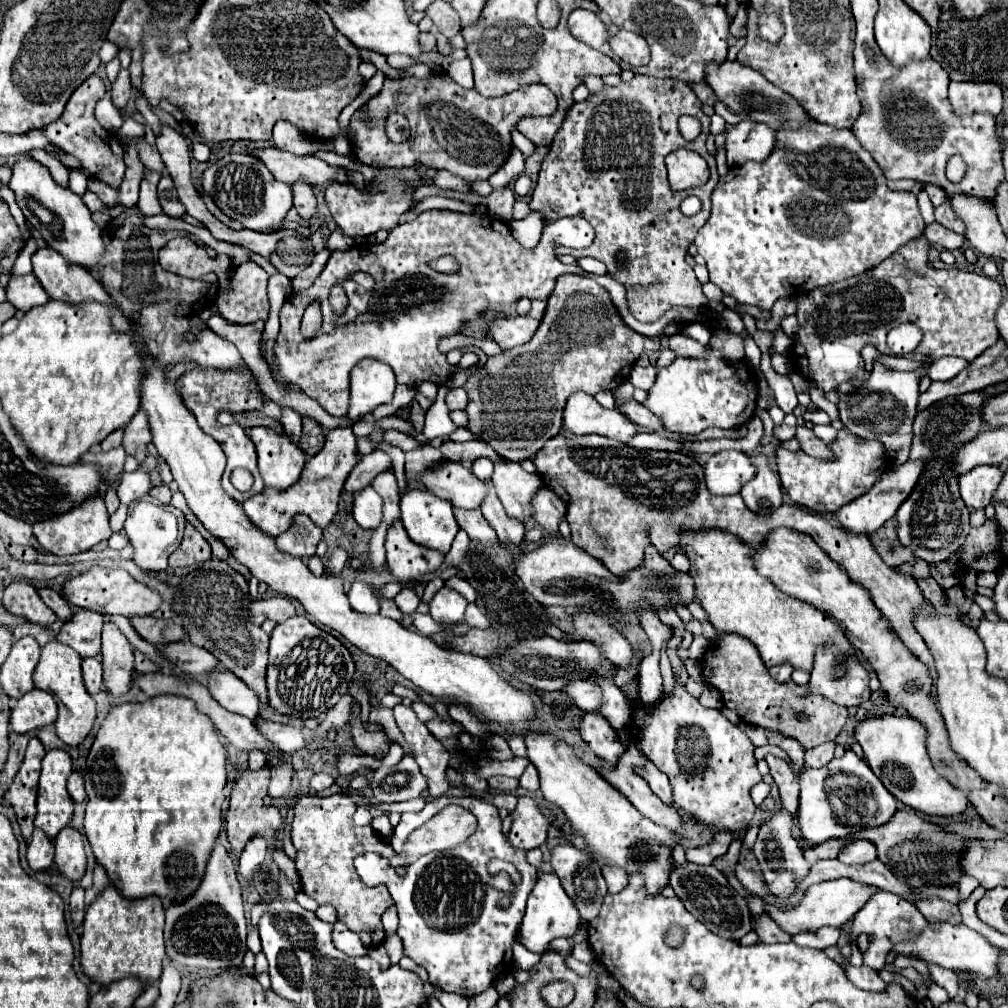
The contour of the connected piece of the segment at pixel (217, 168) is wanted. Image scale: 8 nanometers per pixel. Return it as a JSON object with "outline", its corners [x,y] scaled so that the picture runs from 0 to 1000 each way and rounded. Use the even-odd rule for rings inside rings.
{"outline":[[[226,152],[208,162],[200,172],[200,188],[212,197],[216,207],[250,229],[276,229],[290,205],[290,188],[270,176],[264,164],[248,152]]]}

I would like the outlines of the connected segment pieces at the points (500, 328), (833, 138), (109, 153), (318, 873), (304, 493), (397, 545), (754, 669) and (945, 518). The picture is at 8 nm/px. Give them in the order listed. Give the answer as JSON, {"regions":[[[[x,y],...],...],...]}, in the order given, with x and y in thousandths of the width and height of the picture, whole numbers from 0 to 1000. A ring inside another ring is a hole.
{"regions":[[[[530,299],[528,307],[522,314],[492,314],[490,318],[486,318],[482,322],[486,328],[486,334],[498,346],[508,346],[508,344],[524,340],[526,334],[530,332],[530,328],[534,326],[540,307],[542,307],[542,301]]],[[[806,120],[806,124],[798,124],[798,128],[790,132],[772,132],[772,144],[762,156],[762,160],[750,162],[750,160],[740,160],[738,164],[724,166],[724,170],[714,176],[708,191],[706,191],[706,213],[700,219],[700,223],[692,229],[690,233],[690,247],[692,251],[700,257],[700,265],[704,269],[704,279],[712,283],[720,293],[728,295],[734,303],[750,303],[754,307],[766,307],[770,297],[774,295],[790,295],[796,291],[806,289],[808,285],[817,285],[829,279],[837,279],[841,275],[853,273],[865,265],[869,265],[873,259],[883,255],[893,243],[897,243],[901,237],[909,237],[915,233],[917,227],[917,217],[913,215],[911,203],[909,203],[909,193],[899,191],[899,189],[885,189],[879,184],[879,176],[871,162],[865,158],[865,154],[853,146],[849,140],[847,132],[843,128],[825,128],[823,124],[813,124],[812,120]]],[[[89,74],[71,92],[71,96],[65,102],[65,108],[63,108],[62,116],[44,128],[44,134],[60,150],[75,156],[81,162],[79,168],[87,176],[93,176],[93,178],[117,188],[121,178],[123,178],[123,170],[125,170],[125,164],[123,164],[123,158],[121,158],[121,144],[119,144],[119,139],[107,128],[103,128],[97,122],[97,118],[93,116],[93,106],[97,102],[97,98],[101,98],[103,94],[105,94],[105,86],[101,82],[101,78],[97,74]]],[[[302,789],[292,799],[292,813],[290,813],[290,836],[294,840],[294,862],[300,874],[300,884],[313,892],[317,898],[325,896],[331,898],[335,906],[335,914],[357,928],[363,939],[375,939],[381,934],[379,922],[379,906],[389,898],[389,890],[385,882],[379,880],[363,880],[351,860],[351,852],[359,846],[371,844],[383,850],[389,856],[389,850],[395,850],[387,836],[377,832],[377,828],[365,818],[355,820],[351,818],[349,811],[354,803],[345,789]]],[[[347,424],[327,426],[327,428],[323,428],[321,443],[304,459],[298,477],[294,481],[290,481],[290,485],[286,485],[286,489],[274,489],[274,485],[270,485],[270,489],[256,489],[254,493],[242,497],[240,505],[242,505],[244,513],[260,529],[266,529],[268,533],[276,533],[278,529],[282,529],[294,509],[306,511],[315,523],[321,525],[333,511],[341,475],[345,473],[347,465],[353,463],[355,457],[357,457],[357,453],[353,447],[353,434],[351,434],[349,426]]],[[[393,517],[385,525],[383,533],[383,557],[387,568],[399,576],[417,576],[423,568],[431,568],[437,564],[440,551],[429,549],[429,545],[421,545],[419,541],[413,541],[407,537],[407,533],[401,529],[401,523],[397,517]]],[[[714,628],[712,640],[700,646],[694,660],[700,672],[700,680],[712,684],[718,699],[730,705],[736,715],[788,731],[798,739],[798,743],[827,735],[841,713],[839,701],[833,701],[813,689],[798,689],[798,682],[792,682],[786,674],[780,678],[772,678],[770,674],[766,674],[760,660],[754,656],[750,642],[736,632]],[[790,707],[798,707],[800,713],[794,715]]],[[[964,388],[964,390],[950,392],[950,394],[940,394],[937,398],[931,398],[929,402],[923,402],[921,406],[911,410],[907,416],[907,422],[905,422],[907,432],[905,432],[905,443],[903,443],[901,455],[915,457],[917,467],[915,467],[909,483],[901,491],[901,495],[889,507],[889,517],[891,517],[891,537],[897,543],[903,543],[909,553],[913,553],[921,559],[935,559],[940,553],[944,553],[944,549],[956,539],[956,533],[962,527],[962,519],[960,519],[962,507],[958,505],[958,501],[952,493],[952,487],[950,487],[950,471],[946,469],[946,455],[954,441],[958,441],[960,438],[964,438],[968,432],[972,432],[978,426],[978,420],[974,416],[974,404],[984,394],[988,394],[988,392],[982,392],[978,388]]]]}

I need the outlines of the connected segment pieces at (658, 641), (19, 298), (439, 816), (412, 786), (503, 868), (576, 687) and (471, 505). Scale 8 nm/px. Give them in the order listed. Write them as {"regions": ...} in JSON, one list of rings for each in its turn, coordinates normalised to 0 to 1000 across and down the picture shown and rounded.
{"regions":[[[[645,602],[637,606],[635,620],[639,622],[639,626],[641,626],[641,630],[643,630],[645,638],[647,638],[647,646],[655,648],[659,636],[661,636],[663,632],[667,632],[667,622],[659,620],[659,618],[649,610],[649,606],[647,606]]],[[[34,273],[12,275],[6,285],[6,291],[8,291],[8,299],[16,303],[16,307],[20,309],[30,309],[36,303],[48,301],[48,293]]],[[[442,799],[405,830],[399,846],[405,854],[401,856],[409,856],[427,844],[440,844],[460,836],[472,824],[472,818],[474,814],[466,805],[456,799]]],[[[407,749],[391,761],[377,761],[365,771],[369,787],[379,797],[395,797],[417,791],[425,783],[425,773],[417,767],[417,761]]],[[[488,852],[488,854],[484,856],[484,866],[486,866],[486,868],[492,868],[492,866],[504,866],[510,880],[514,880],[514,876],[516,876],[516,866],[514,866],[506,856],[496,854],[496,852]]],[[[569,676],[567,680],[563,680],[562,688],[571,695],[571,699],[575,699],[575,703],[585,705],[585,707],[593,707],[595,699],[597,699],[597,682],[593,680],[593,676]]],[[[438,455],[437,465],[423,467],[419,479],[427,489],[446,497],[456,505],[478,505],[480,493],[484,491],[484,481],[470,473],[462,463],[450,457]]]]}

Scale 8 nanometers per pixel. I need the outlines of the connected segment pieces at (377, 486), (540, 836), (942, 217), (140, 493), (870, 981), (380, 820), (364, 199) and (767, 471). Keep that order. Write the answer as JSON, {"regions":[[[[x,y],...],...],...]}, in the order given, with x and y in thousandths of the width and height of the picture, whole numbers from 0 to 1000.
{"regions":[[[[387,467],[377,469],[377,471],[369,477],[368,482],[371,483],[371,487],[373,487],[375,491],[379,491],[381,497],[385,497],[385,499],[395,499],[397,493],[399,493],[399,489],[395,487],[393,473],[391,473],[391,469],[387,469]]],[[[514,791],[514,799],[506,807],[506,811],[508,822],[504,830],[510,840],[530,842],[544,832],[544,822],[548,816],[542,813],[528,791]]],[[[938,197],[938,201],[937,201],[935,205],[931,205],[929,219],[931,219],[933,223],[937,223],[937,225],[940,225],[940,227],[952,231],[952,233],[956,233],[956,221],[944,211],[944,207],[942,207],[942,199],[940,199],[940,197]]],[[[147,451],[147,453],[137,461],[135,467],[131,467],[131,469],[121,469],[119,481],[117,481],[117,485],[115,485],[119,499],[129,501],[131,497],[135,497],[135,495],[143,493],[145,489],[149,489],[149,485],[153,483],[151,475],[149,475],[153,467],[159,467],[157,455],[155,455],[153,451]]],[[[841,957],[839,961],[839,969],[853,981],[859,981],[859,983],[873,983],[877,981],[877,973],[871,969],[871,965],[859,957],[855,959],[847,959],[847,957]]],[[[377,809],[377,811],[371,811],[371,814],[369,814],[369,820],[379,828],[379,830],[387,830],[389,828],[389,824],[391,824],[391,820],[387,818],[387,814],[385,814],[385,809]]],[[[387,176],[381,178],[381,191],[379,191],[379,184],[367,184],[367,186],[363,186],[363,189],[349,188],[349,184],[325,184],[323,186],[323,203],[325,203],[333,223],[343,233],[349,236],[361,235],[361,233],[373,231],[375,227],[387,229],[395,223],[395,215],[411,203],[409,193],[401,189],[403,186],[405,186],[403,180],[387,178]]],[[[758,449],[744,451],[750,471],[736,483],[734,491],[740,503],[748,509],[766,509],[776,501],[776,485],[772,469],[764,465],[764,453]]]]}

